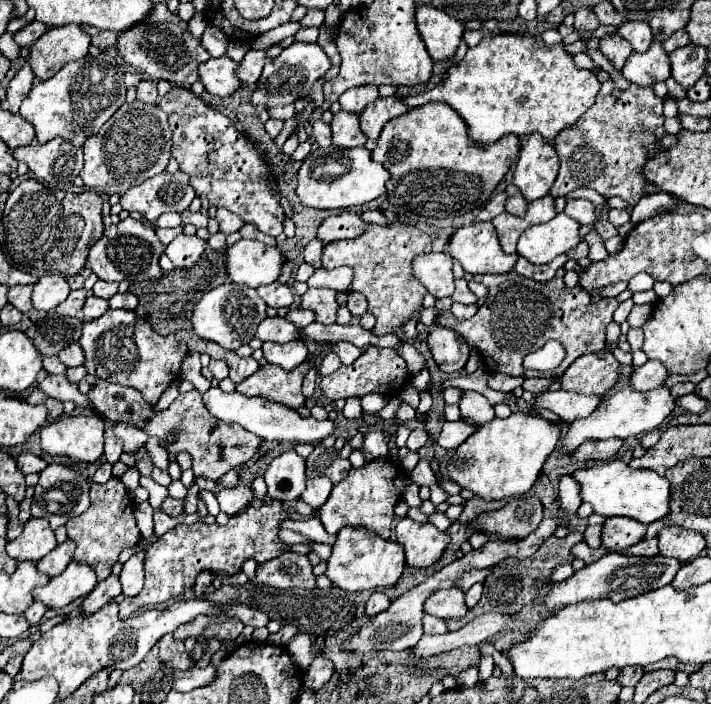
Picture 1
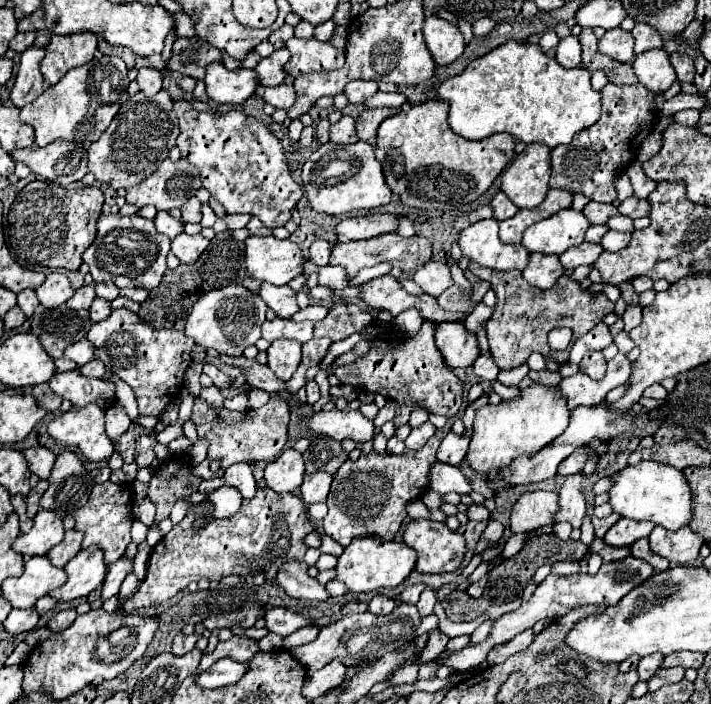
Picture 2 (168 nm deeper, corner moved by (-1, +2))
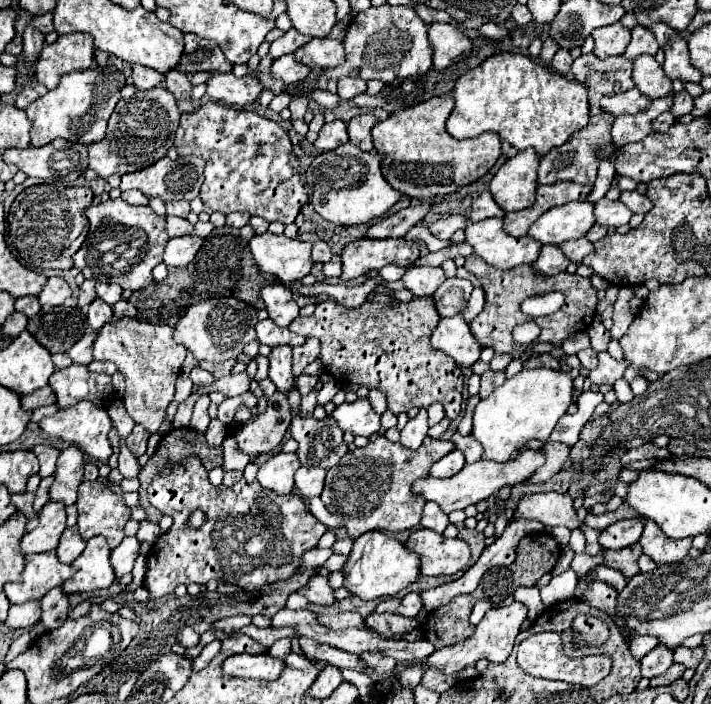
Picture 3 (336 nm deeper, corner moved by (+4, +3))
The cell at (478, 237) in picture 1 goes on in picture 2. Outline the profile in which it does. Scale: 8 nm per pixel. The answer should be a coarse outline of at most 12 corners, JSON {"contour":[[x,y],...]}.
{"contour":[[495,219],[459,233],[463,255],[489,269],[527,267],[529,251],[507,245]]}

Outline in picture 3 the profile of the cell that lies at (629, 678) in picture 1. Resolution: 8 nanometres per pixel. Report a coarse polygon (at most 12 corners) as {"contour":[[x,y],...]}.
{"contour":[[654,648],[642,660],[642,676],[664,674],[672,664],[668,648]]}

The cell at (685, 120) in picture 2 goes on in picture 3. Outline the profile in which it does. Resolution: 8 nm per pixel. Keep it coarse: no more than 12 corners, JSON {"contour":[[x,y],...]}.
{"contour":[[686,90],[674,96],[674,118],[690,114],[694,98]]}

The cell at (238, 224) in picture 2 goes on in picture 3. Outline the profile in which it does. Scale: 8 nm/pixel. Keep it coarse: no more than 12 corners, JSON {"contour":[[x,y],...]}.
{"contour":[[232,212],[226,216],[230,228],[242,228],[248,224],[250,216],[242,212]]}

